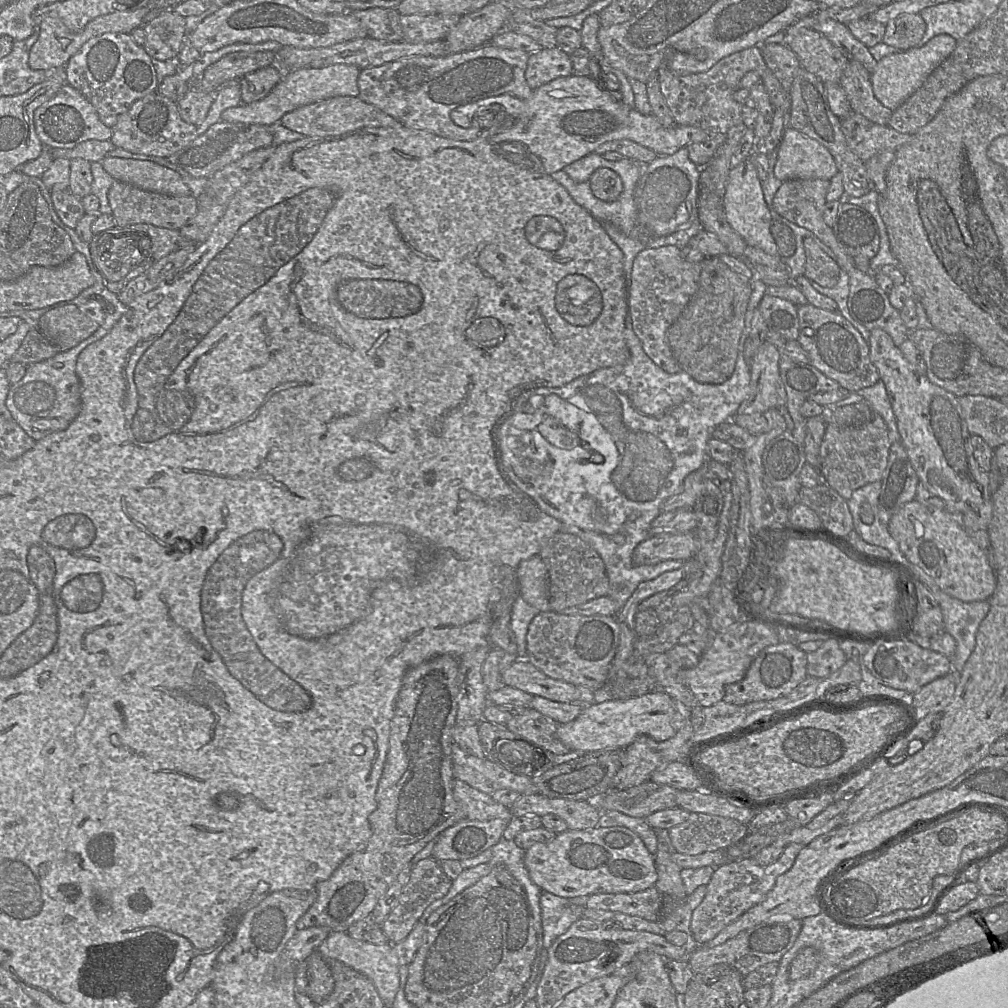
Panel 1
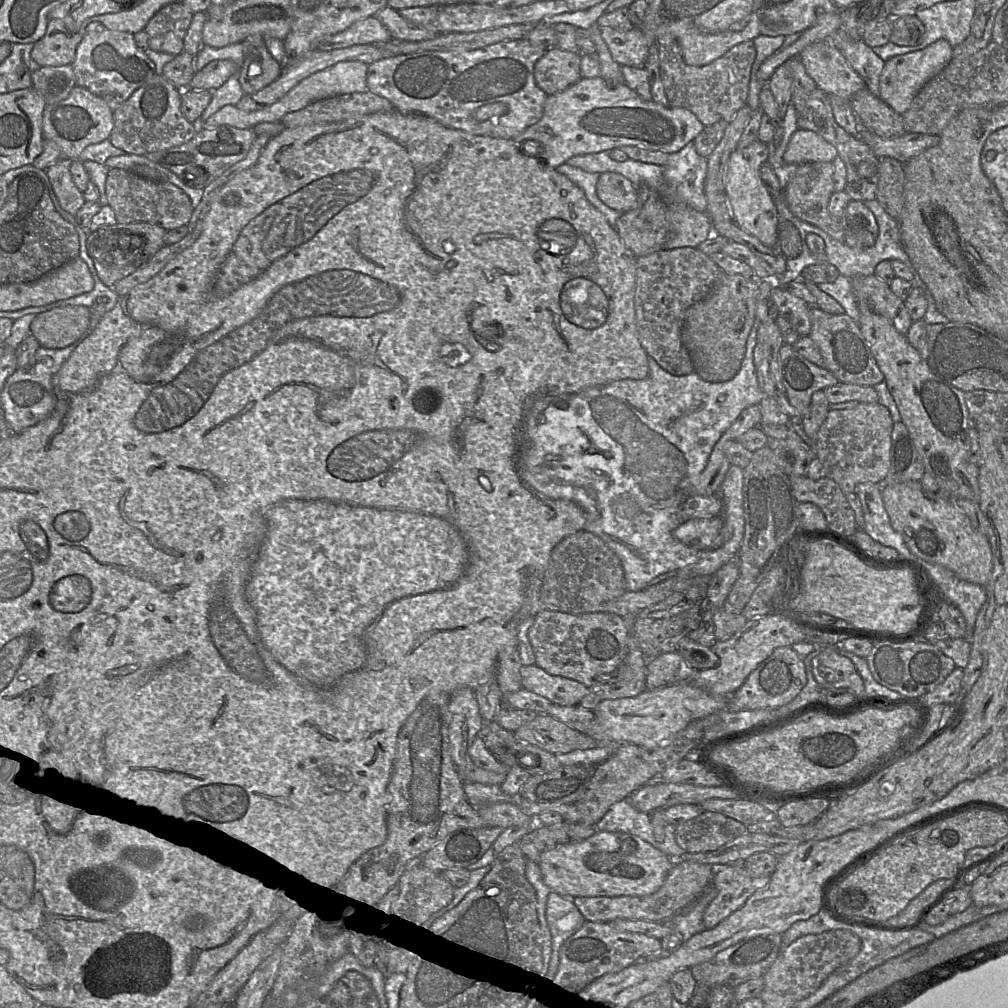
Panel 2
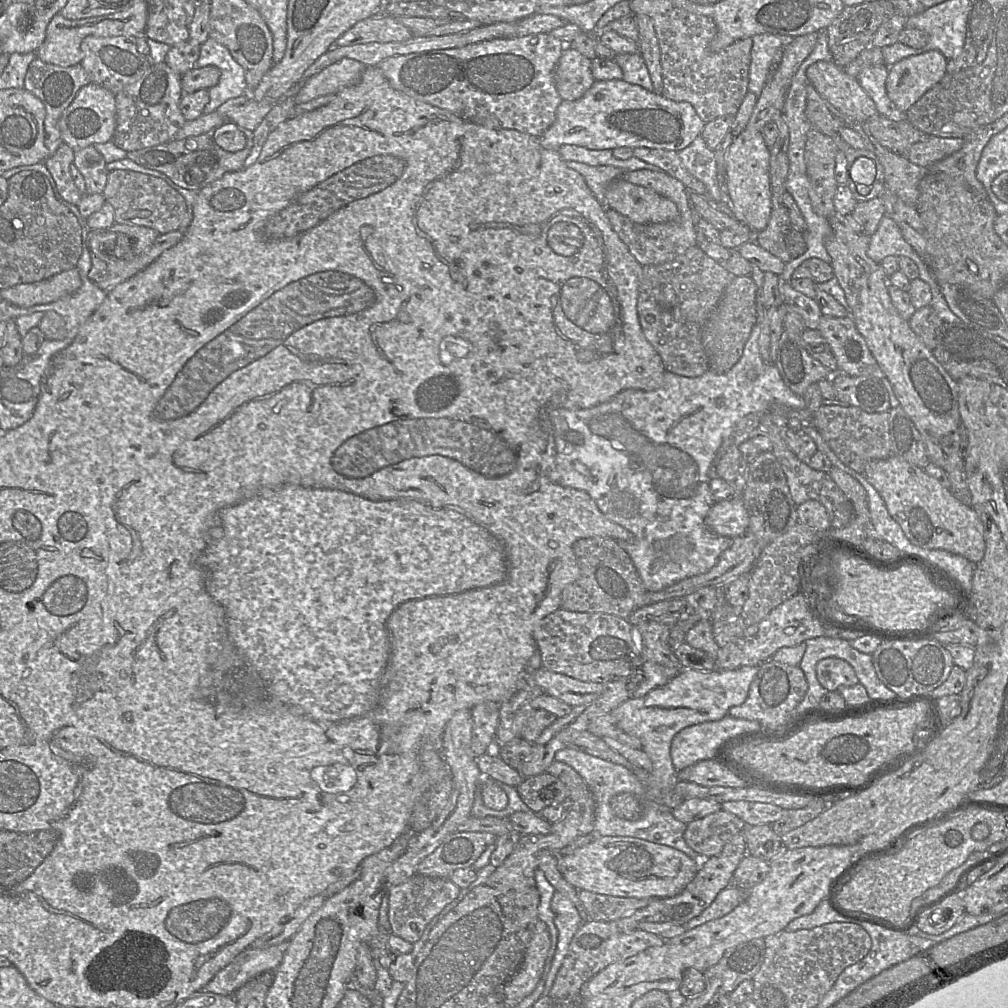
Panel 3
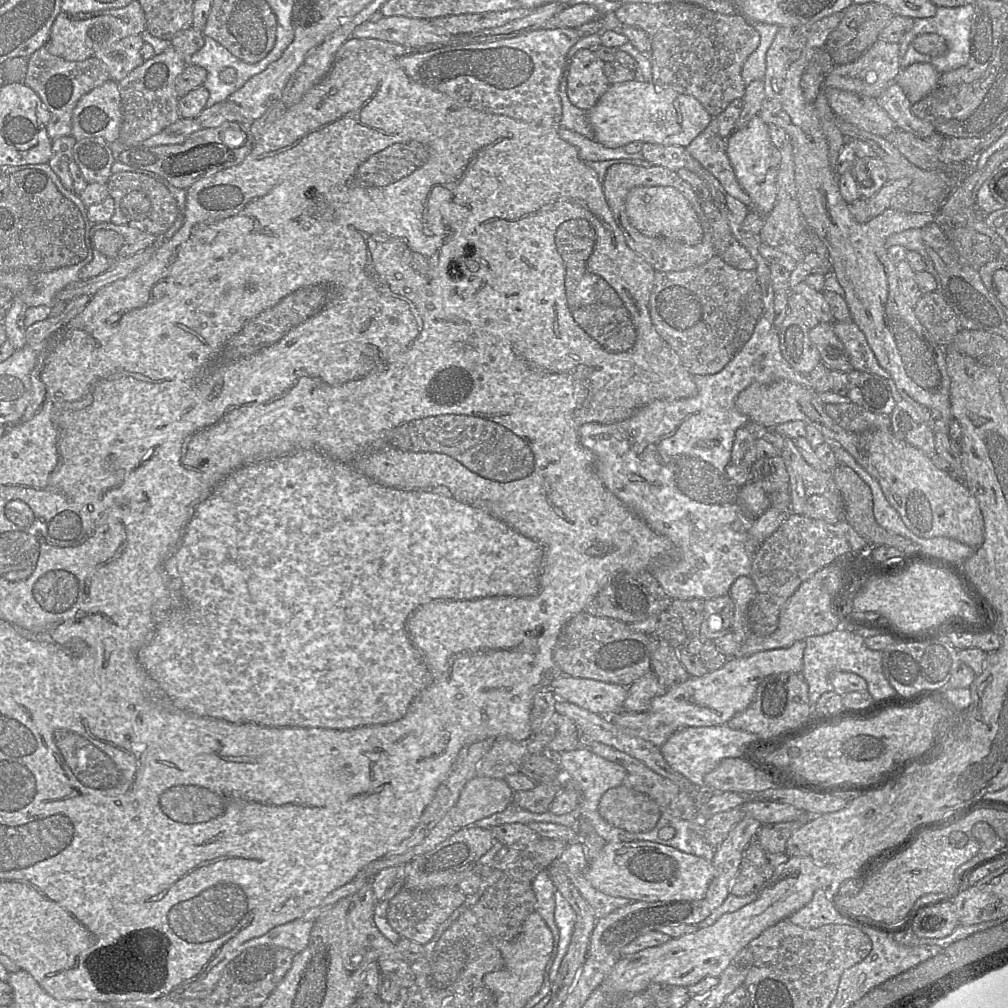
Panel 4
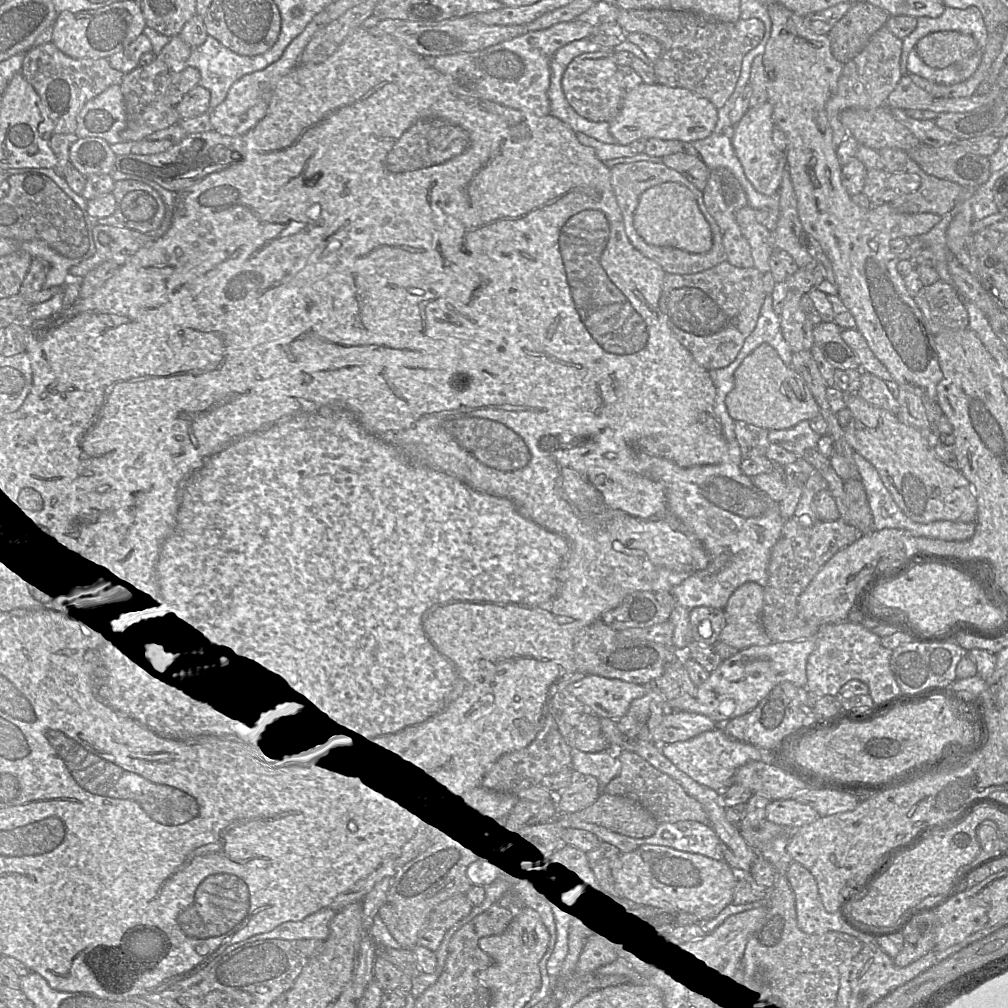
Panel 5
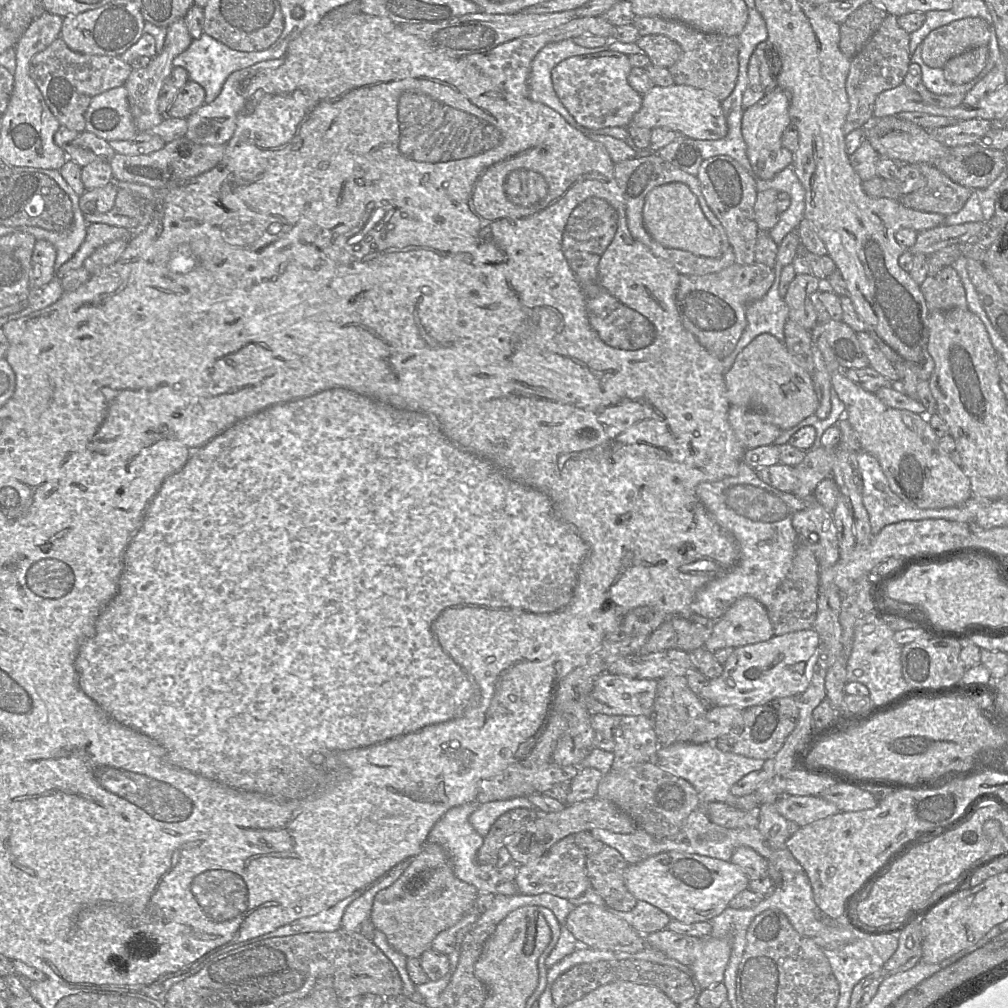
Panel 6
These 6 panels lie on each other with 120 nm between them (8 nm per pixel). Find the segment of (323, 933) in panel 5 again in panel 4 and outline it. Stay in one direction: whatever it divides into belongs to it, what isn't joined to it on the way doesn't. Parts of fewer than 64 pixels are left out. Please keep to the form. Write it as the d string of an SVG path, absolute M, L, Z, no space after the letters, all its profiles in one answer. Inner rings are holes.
M295 919L241 944L240 950L259 945L273 945L299 953L307 947L313 925L314 921Z

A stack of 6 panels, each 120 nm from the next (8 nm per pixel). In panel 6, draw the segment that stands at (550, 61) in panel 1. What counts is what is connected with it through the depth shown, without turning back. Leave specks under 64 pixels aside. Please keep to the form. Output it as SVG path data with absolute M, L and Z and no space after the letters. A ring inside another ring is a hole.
M606 50L561 61L553 68L551 79L560 102L580 126L590 130L626 127L642 105L642 95L628 83L631 69L627 55Z

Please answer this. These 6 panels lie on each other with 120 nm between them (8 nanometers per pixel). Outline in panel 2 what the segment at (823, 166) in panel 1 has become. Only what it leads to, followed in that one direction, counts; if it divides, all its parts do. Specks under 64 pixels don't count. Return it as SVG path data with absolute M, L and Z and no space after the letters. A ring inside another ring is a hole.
M798 129L791 137L783 160L788 164L833 162L838 156L834 146L813 131Z

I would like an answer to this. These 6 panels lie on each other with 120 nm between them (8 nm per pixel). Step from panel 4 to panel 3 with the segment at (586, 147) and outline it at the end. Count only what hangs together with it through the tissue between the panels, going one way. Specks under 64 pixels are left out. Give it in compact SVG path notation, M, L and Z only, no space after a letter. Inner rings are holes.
M562 145L558 152L569 168L583 176L588 188L601 204L605 203L608 185L620 178L624 172L641 169L662 171L636 157L618 159L614 157L612 150L590 150L576 145Z

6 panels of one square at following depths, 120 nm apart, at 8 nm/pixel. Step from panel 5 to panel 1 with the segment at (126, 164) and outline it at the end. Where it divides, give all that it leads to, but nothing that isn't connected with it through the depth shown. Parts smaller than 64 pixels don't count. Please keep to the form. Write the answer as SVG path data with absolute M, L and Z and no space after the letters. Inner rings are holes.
M220 120L188 146L170 155L168 160L195 178L209 178L216 171L240 159L245 154L272 145L270 126Z

